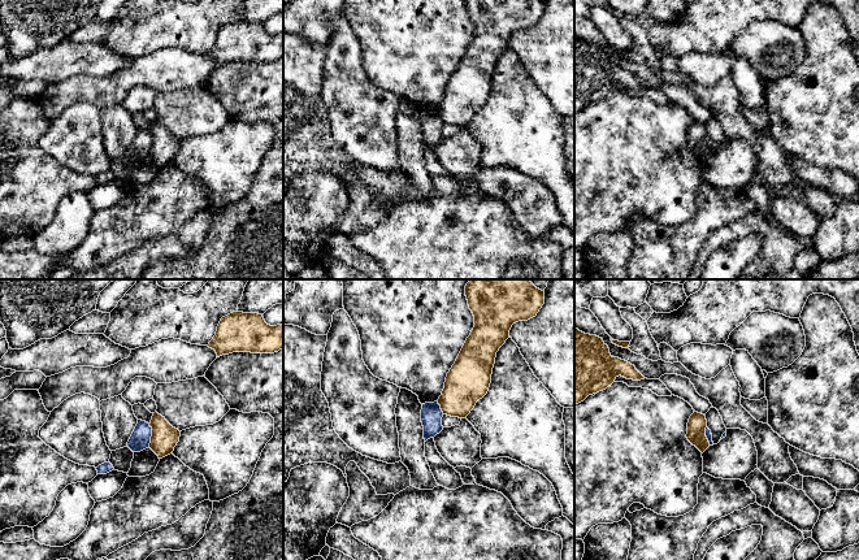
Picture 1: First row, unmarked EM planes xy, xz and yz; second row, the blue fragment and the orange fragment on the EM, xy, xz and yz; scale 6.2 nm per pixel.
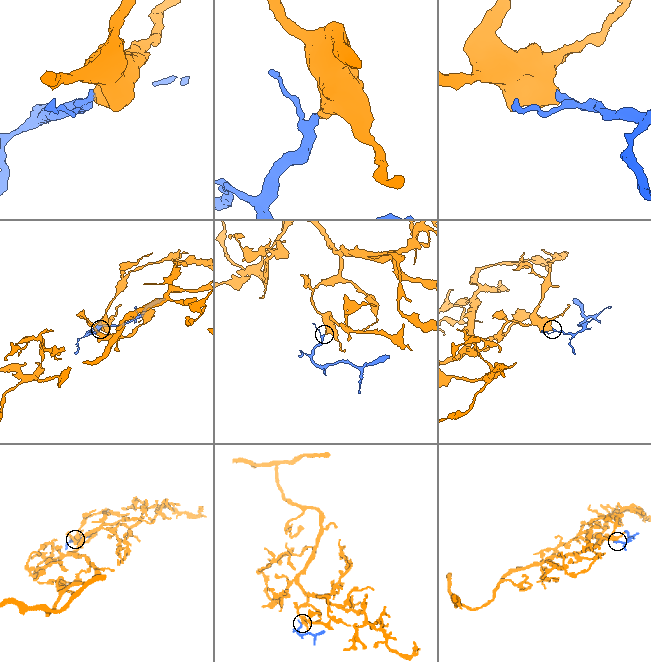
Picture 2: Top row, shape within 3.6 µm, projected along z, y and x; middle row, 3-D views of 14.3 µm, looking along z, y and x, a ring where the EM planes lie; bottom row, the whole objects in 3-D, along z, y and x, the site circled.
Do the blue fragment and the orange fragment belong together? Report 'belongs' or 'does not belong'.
does not belong

